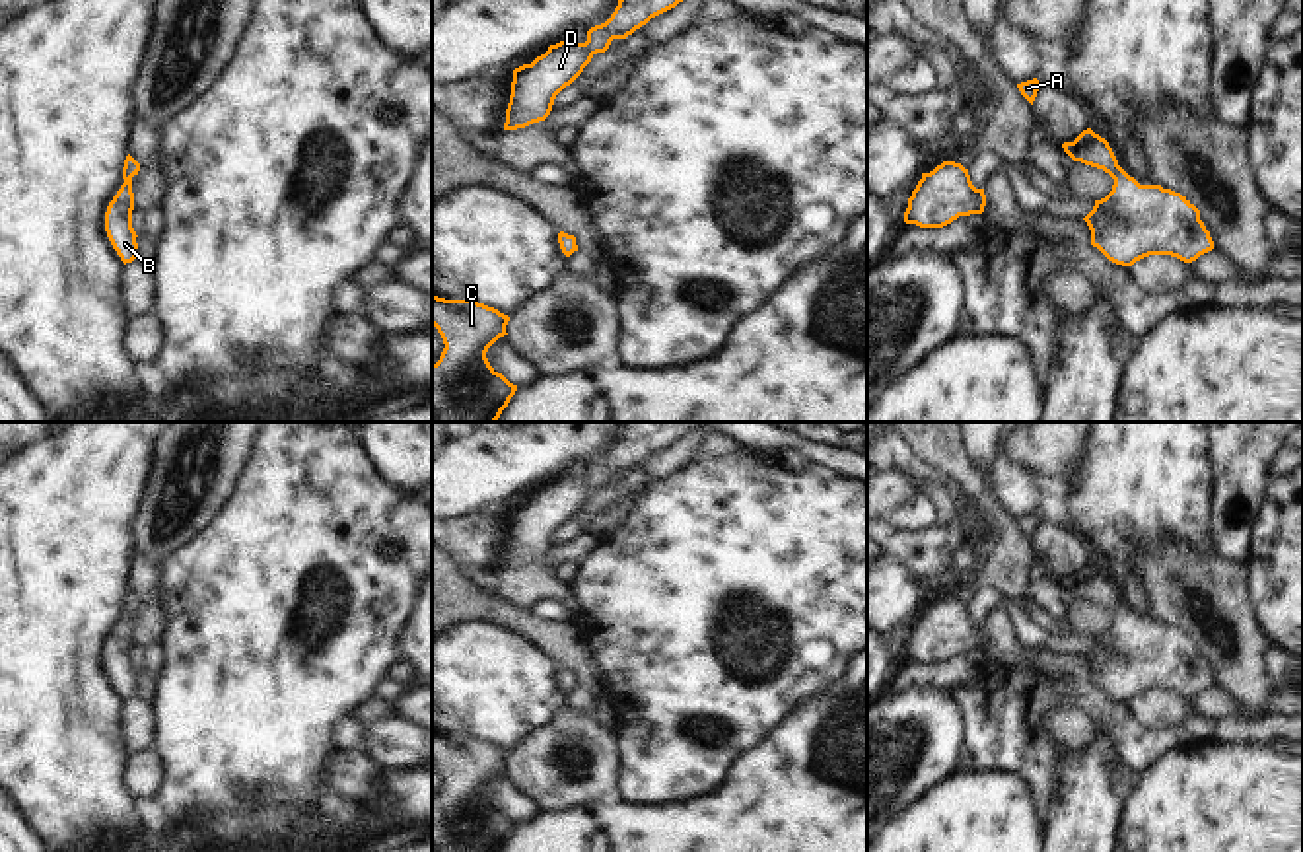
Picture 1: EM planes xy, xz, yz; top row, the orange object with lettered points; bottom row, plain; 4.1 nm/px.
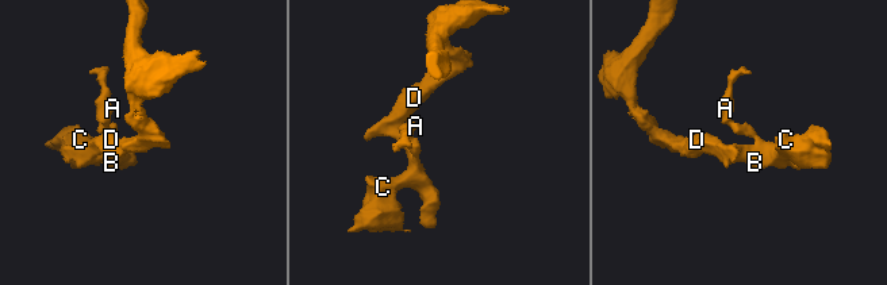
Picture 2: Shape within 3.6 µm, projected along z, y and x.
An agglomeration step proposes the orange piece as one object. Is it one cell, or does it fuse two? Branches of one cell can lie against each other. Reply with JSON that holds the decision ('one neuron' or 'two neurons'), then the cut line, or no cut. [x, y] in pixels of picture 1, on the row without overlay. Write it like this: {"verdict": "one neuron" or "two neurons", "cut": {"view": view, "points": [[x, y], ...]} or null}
{"verdict": "one neuron", "cut": null}

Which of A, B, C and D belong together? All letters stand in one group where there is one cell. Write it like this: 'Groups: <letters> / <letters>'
Groups: A B C D

